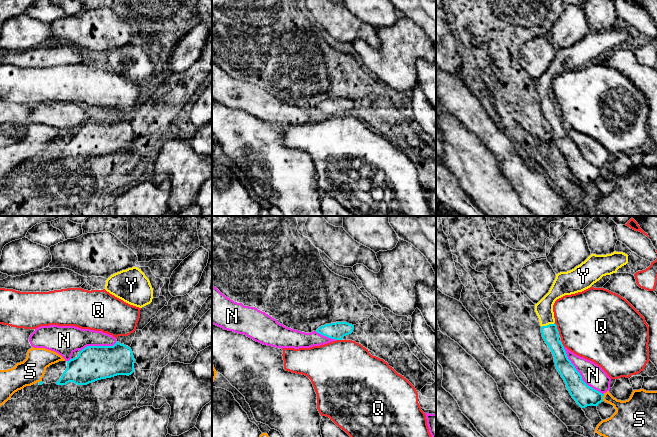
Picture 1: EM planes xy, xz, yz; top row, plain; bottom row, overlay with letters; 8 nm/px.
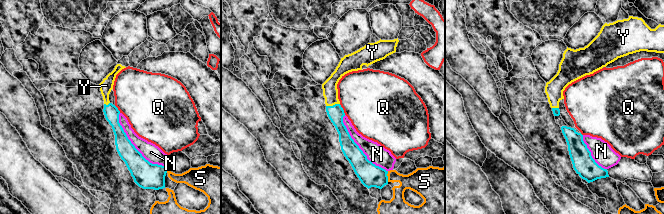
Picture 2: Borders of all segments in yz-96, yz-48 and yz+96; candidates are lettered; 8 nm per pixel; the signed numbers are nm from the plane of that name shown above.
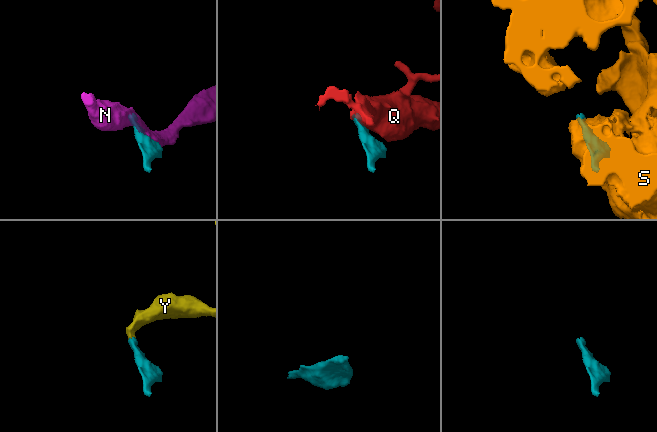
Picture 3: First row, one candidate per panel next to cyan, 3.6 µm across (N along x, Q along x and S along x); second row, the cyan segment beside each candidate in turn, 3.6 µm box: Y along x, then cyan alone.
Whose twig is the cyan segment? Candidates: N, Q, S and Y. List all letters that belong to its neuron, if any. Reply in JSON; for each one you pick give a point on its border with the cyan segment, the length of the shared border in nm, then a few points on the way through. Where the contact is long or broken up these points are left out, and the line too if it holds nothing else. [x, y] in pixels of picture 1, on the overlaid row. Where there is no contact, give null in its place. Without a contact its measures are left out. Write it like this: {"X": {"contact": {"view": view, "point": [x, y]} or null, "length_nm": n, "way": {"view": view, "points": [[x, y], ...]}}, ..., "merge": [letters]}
{"Y": {"contact": {"view": "yz", "point": [547, 325]}, "length_nm": 120, "way": {"view": "yz", "points": [[550, 333], [547, 325], [544, 308]]}}, "merge": ["Y"]}

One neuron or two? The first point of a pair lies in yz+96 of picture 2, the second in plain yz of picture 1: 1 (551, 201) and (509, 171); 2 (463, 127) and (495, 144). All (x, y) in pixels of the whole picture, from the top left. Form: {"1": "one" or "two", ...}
{"1": "one", "2": "two"}

